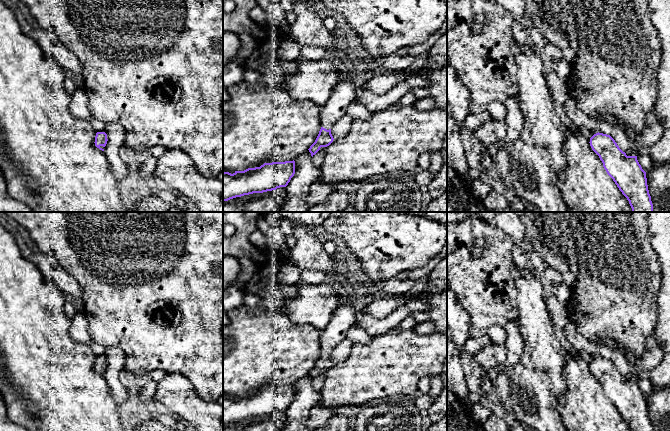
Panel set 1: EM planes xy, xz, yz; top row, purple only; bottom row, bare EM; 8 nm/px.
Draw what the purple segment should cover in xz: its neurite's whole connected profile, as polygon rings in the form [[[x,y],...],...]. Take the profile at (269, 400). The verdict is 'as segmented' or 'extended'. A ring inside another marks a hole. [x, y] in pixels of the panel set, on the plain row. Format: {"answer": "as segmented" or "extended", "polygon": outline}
{"answer": "as segmented", "polygon": [[[295,385],[264,387],[260,391],[248,392],[244,395],[235,395],[233,398],[223,396],[223,426],[230,423],[263,417],[286,411],[295,398]]]}

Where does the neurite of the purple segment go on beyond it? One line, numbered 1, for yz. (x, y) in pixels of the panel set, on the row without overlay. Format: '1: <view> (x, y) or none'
1: none

